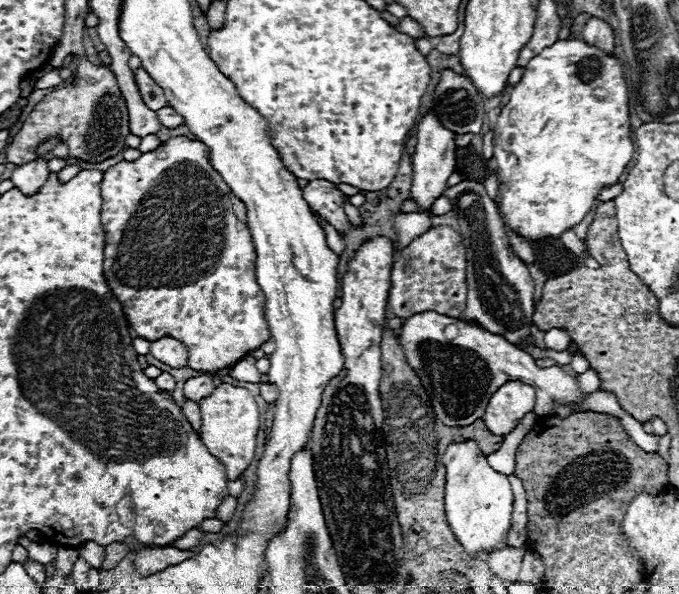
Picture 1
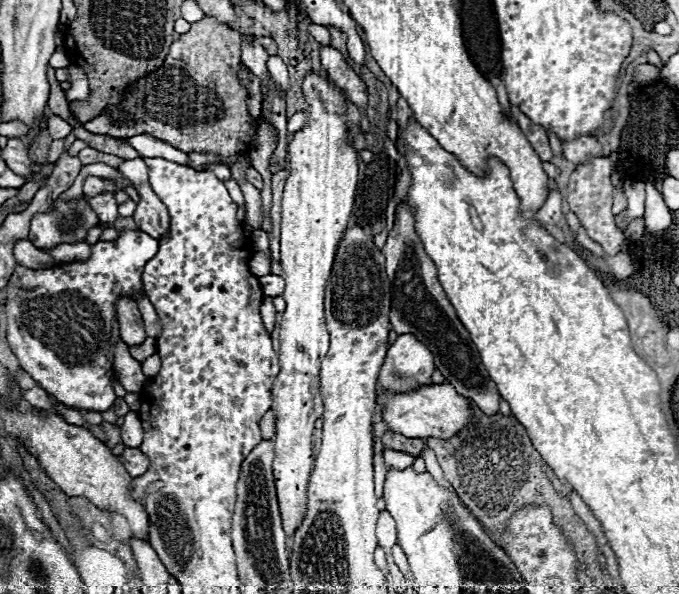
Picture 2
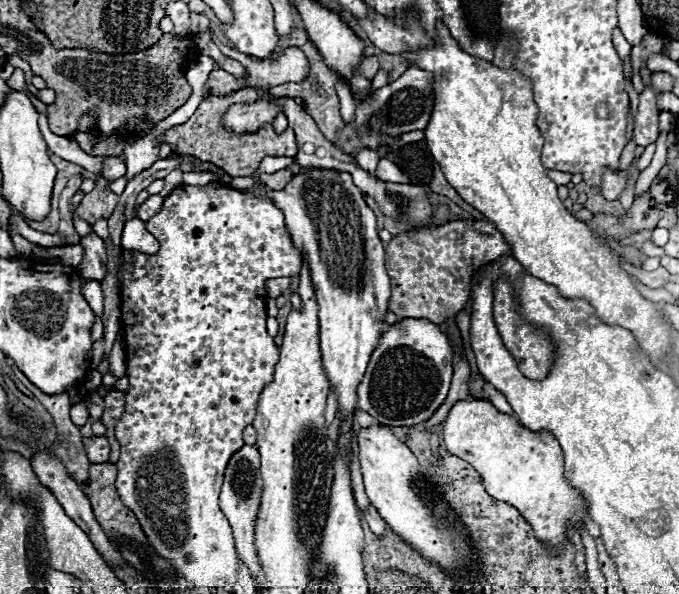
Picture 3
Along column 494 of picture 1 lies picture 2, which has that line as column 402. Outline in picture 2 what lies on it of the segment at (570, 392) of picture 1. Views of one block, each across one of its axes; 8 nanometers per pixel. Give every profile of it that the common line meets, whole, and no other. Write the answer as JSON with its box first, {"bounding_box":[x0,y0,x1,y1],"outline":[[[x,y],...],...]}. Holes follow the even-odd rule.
{"bounding_box":[378,334,434,392],"outline":[[[400,334],[386,352],[386,360],[378,376],[378,392],[404,392],[422,384],[432,384],[432,372],[434,358],[430,350],[412,338],[412,334]]]}

